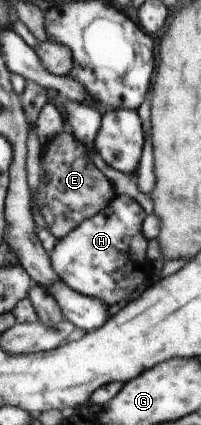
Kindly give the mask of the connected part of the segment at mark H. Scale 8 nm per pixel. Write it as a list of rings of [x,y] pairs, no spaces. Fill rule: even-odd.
[[[115,194],[107,206],[56,241],[48,256],[50,267],[72,291],[96,298],[107,307],[124,304],[137,290],[137,286],[131,286],[131,268],[125,268],[125,260],[137,266],[145,262],[148,240],[141,234],[141,220],[145,216],[135,200]]]

